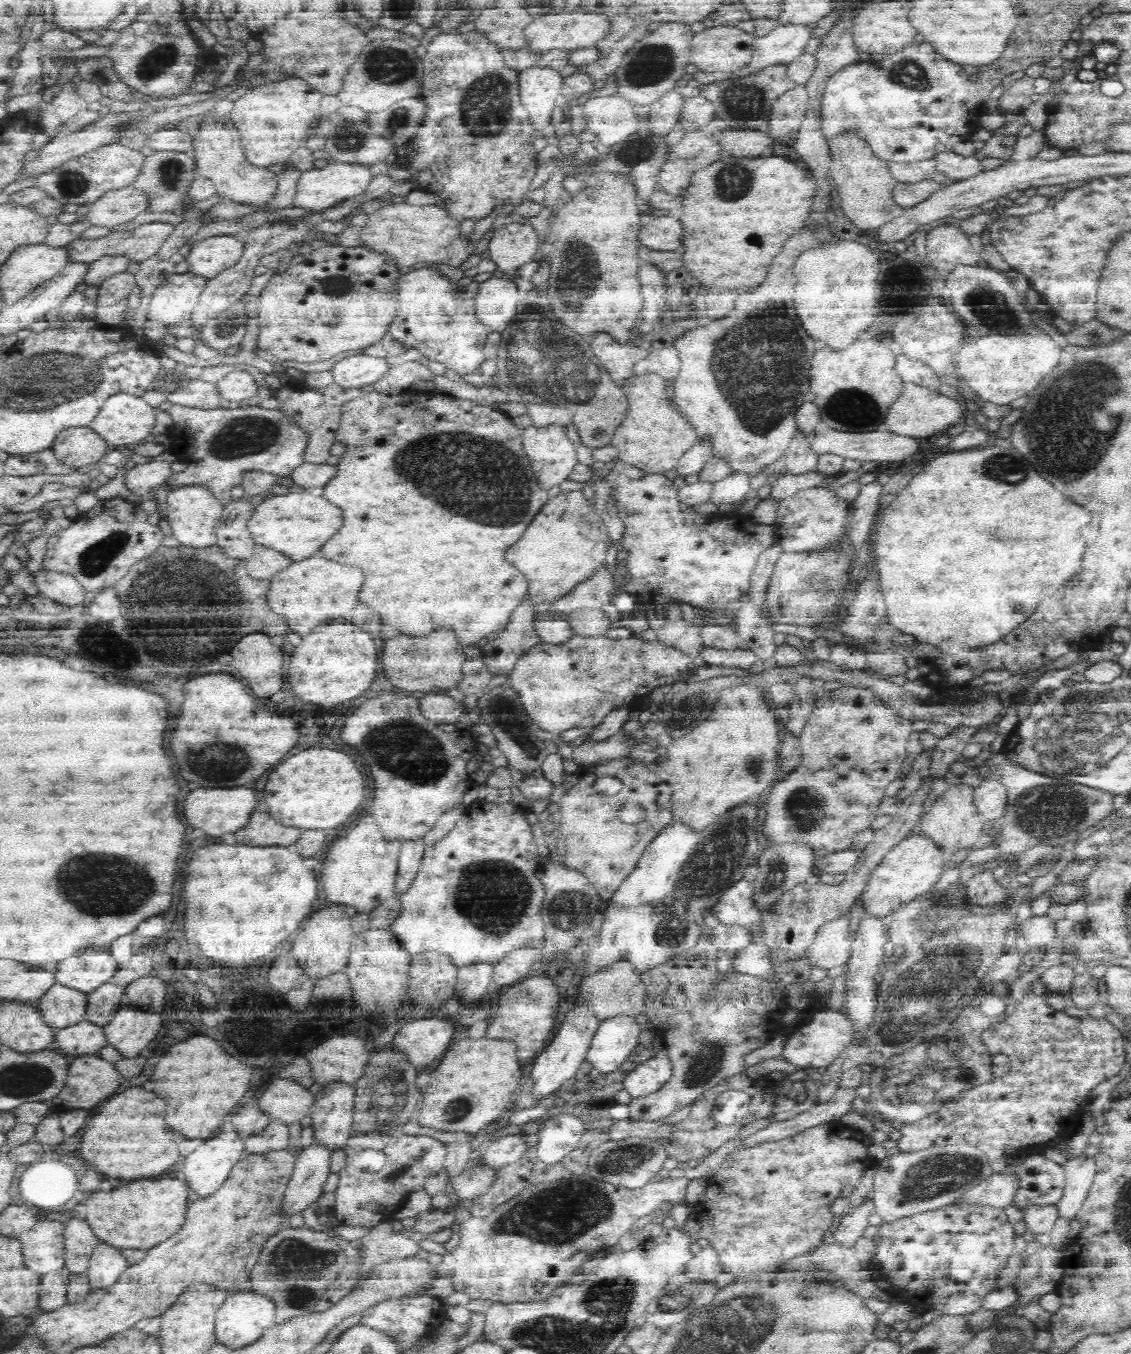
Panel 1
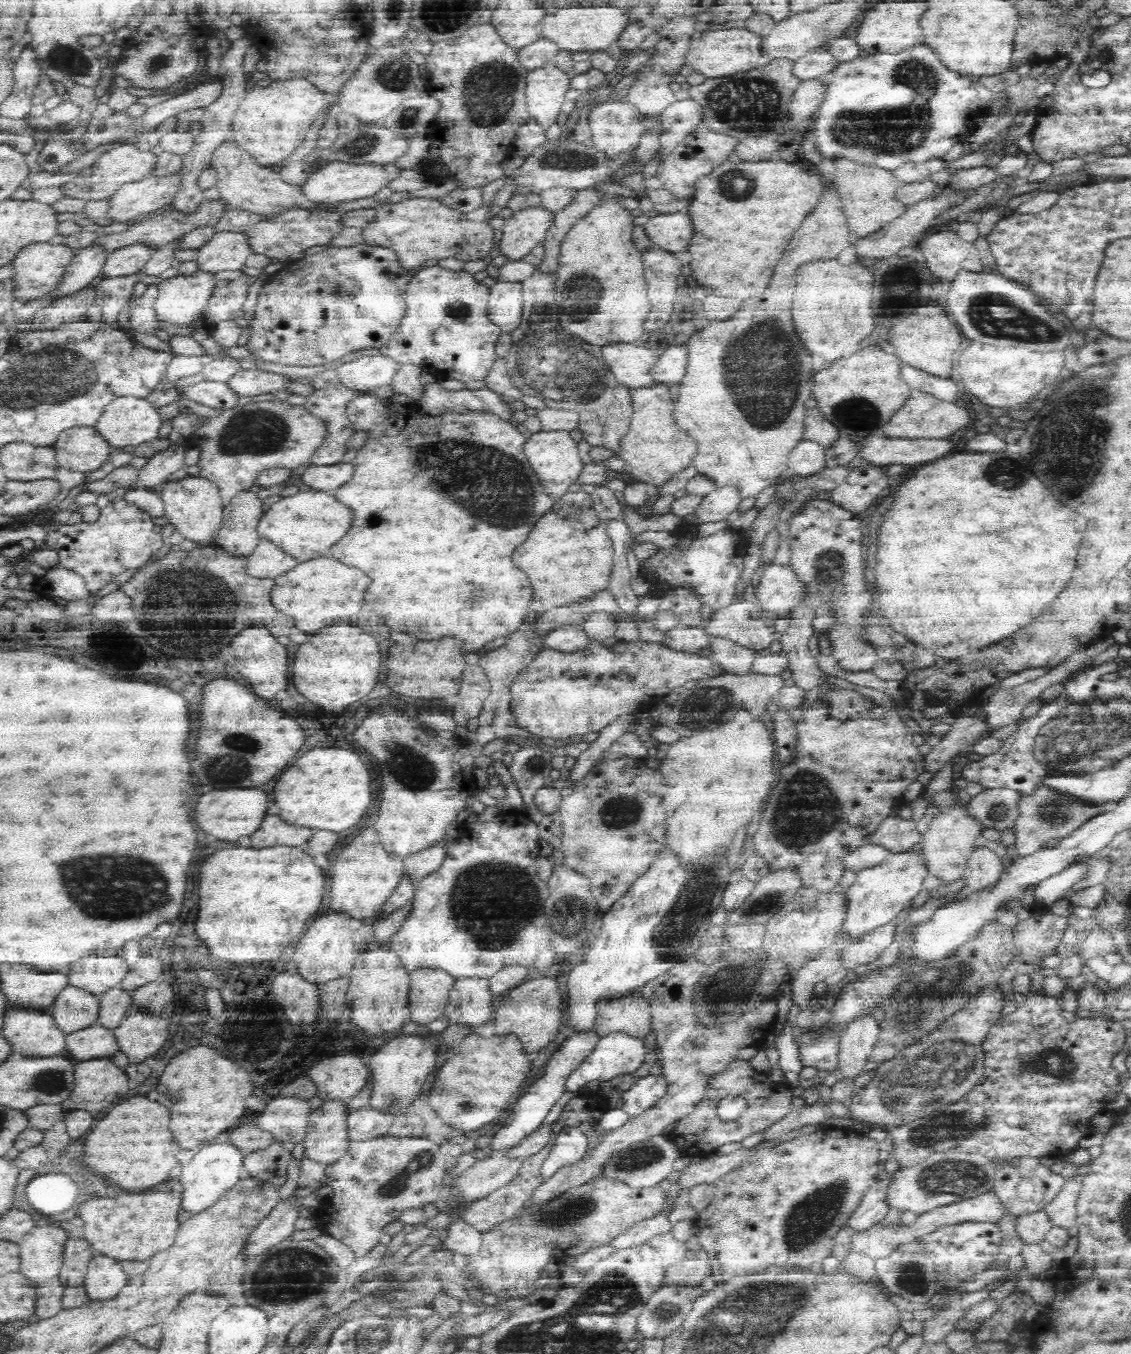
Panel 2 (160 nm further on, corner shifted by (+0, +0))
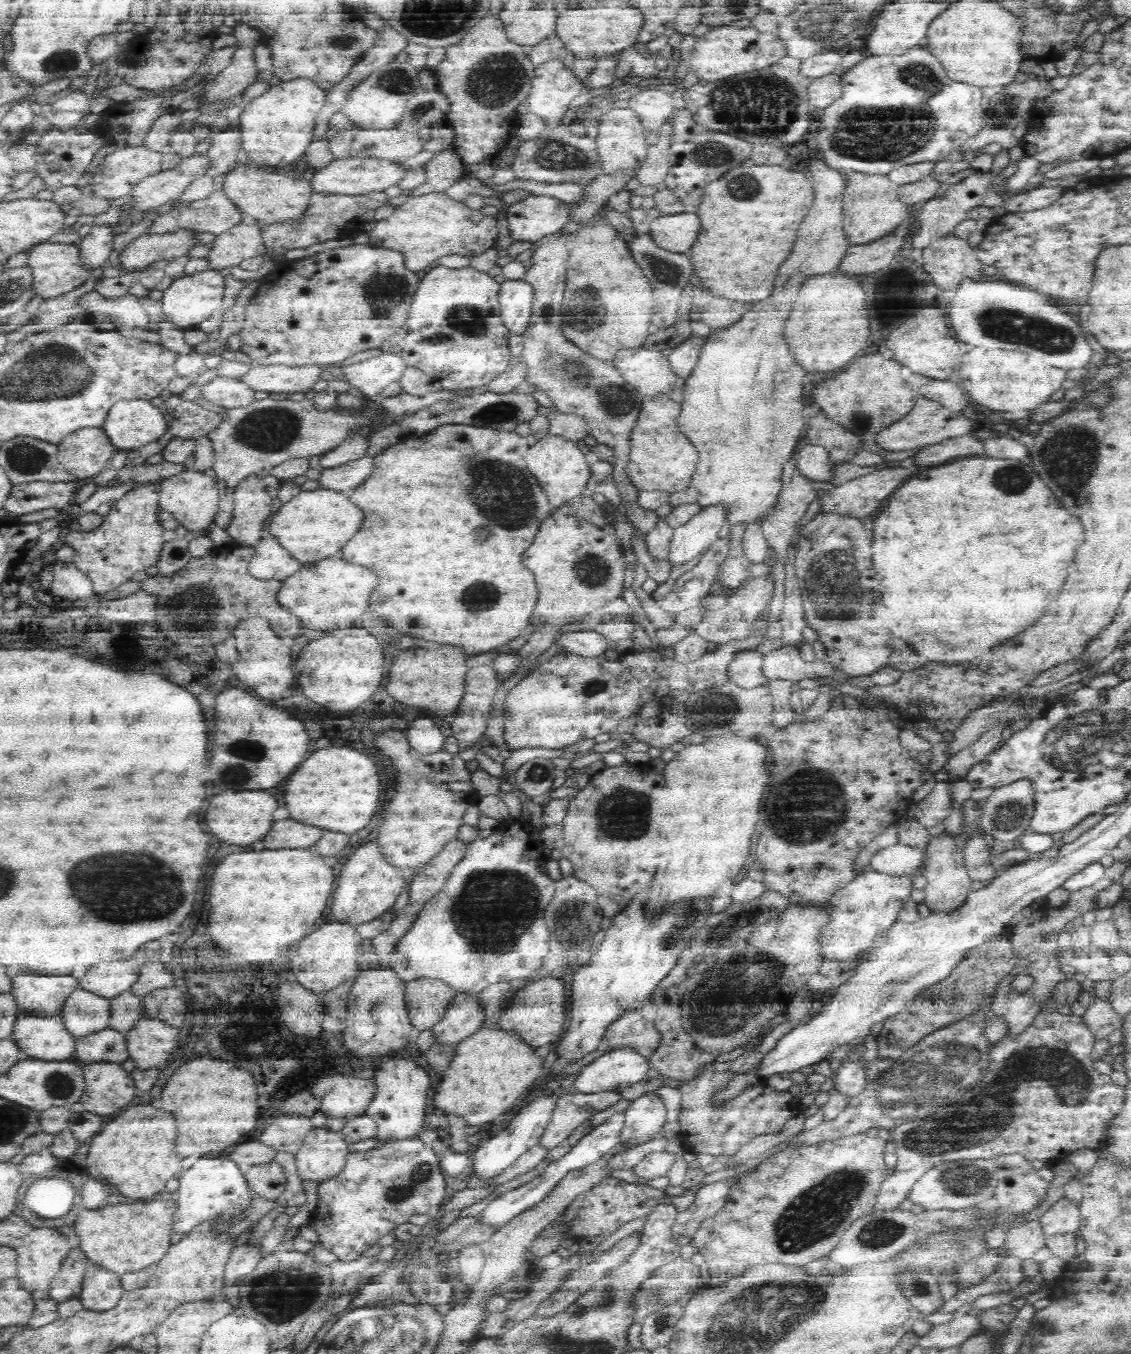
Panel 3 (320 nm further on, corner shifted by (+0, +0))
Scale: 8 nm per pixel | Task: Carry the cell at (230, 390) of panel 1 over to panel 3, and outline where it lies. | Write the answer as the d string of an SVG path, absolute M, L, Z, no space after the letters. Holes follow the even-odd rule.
M254 364L239 380L250 391L262 390L266 393L307 393L319 380L321 368L306 366L300 368L280 365Z

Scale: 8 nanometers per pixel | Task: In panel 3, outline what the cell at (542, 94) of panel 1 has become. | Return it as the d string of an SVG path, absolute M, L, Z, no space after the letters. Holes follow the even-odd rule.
M558 58L534 70L527 98L528 112L540 116L547 128L558 125L569 102L583 91L580 79Z

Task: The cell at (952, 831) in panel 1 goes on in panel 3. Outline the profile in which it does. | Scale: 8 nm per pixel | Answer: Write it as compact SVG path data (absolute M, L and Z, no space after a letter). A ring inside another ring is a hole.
M944 830L936 836L930 836L928 845L924 849L923 865L919 879L924 891L925 904L932 912L946 913L954 911L966 899L971 892L968 869L966 869L965 853L966 840L964 834L948 834Z

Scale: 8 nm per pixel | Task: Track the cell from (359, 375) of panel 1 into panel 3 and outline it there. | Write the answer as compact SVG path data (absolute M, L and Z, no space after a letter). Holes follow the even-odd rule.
M382 353L374 358L342 368L343 379L359 389L371 401L395 381L400 381L407 365L402 357Z

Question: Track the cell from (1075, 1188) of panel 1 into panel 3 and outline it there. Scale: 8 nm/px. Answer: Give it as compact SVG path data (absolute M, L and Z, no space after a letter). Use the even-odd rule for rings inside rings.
M1062 1196L1054 1202L1040 1219L1043 1231L1048 1234L1075 1232L1081 1224L1080 1209L1076 1202Z

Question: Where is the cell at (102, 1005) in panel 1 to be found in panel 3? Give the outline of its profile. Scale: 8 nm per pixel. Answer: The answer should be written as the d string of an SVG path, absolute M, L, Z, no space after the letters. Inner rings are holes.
M130 990L110 998L110 1011L108 1012L108 1026L117 1031L125 1032L144 1016L139 996Z

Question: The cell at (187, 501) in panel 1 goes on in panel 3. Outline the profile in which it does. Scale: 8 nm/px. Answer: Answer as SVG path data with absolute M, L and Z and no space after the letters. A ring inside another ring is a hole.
M192 469L182 470L176 476L163 479L157 483L159 494L159 506L170 512L180 526L184 526L188 532L202 532L215 522L219 512L220 495L216 481L201 471Z

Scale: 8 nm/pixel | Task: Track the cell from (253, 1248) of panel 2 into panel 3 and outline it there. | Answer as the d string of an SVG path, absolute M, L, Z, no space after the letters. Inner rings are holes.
M247 1243L234 1247L232 1249L228 1264L226 1265L227 1282L226 1288L232 1287L239 1277L243 1278L250 1274L262 1260L262 1244Z

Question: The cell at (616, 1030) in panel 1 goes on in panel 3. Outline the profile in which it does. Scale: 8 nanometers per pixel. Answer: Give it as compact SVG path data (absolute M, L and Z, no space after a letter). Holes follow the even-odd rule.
M616 1046L581 1068L573 1085L583 1093L610 1091L646 1079L649 1067L648 1057L635 1048Z

